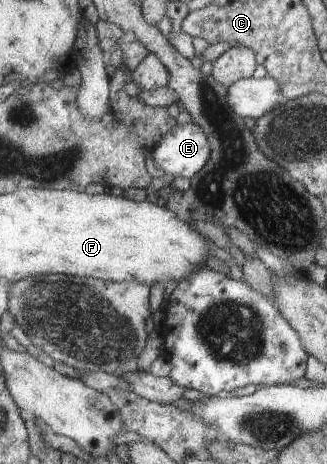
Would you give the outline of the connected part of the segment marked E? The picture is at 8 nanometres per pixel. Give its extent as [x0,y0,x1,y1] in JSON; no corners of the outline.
[151,120,213,179]

